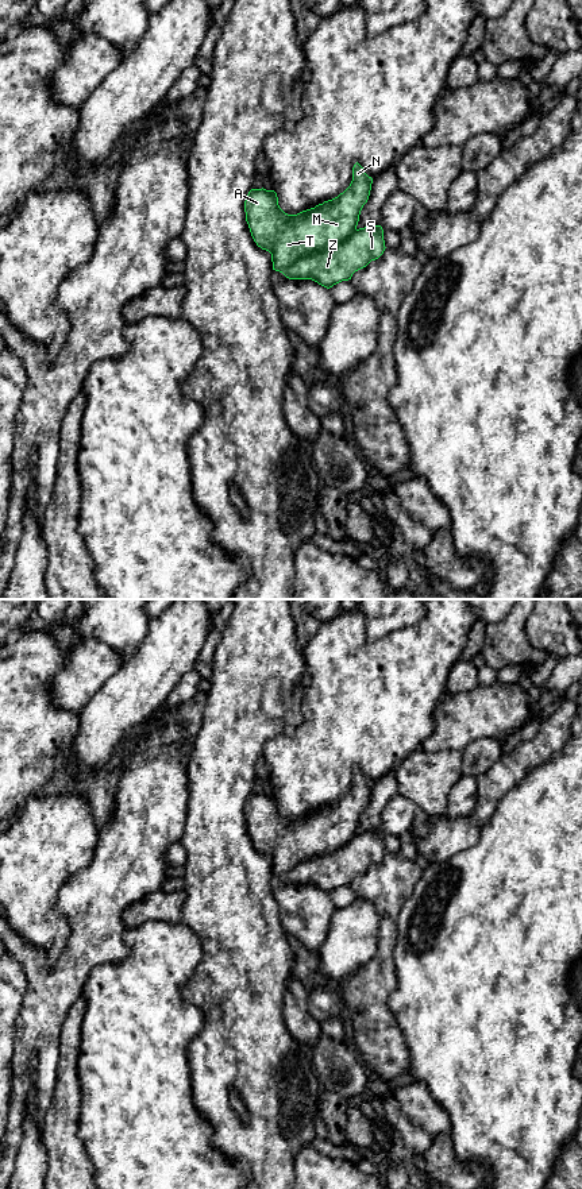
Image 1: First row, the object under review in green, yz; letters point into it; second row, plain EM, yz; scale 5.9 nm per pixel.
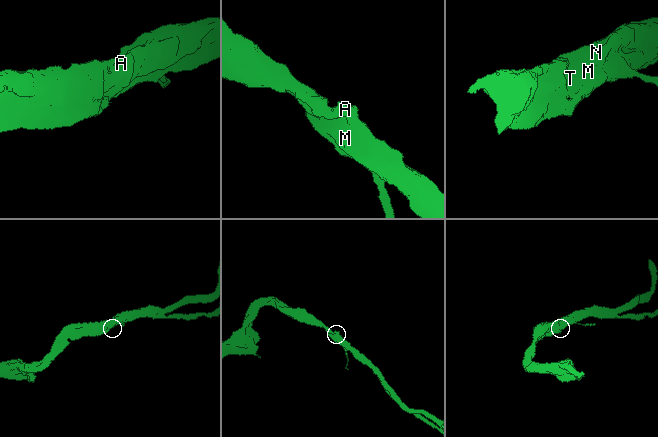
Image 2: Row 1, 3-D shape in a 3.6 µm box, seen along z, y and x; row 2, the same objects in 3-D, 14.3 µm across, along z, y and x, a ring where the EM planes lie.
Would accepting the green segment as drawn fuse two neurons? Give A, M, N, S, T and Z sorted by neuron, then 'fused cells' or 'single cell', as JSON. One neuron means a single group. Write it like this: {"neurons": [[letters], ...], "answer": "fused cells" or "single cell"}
{"neurons": [["A", "M", "N", "S", "T", "Z"]], "answer": "single cell"}

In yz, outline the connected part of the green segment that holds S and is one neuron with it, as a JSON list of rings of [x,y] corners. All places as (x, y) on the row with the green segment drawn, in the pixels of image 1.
[[[356,162],[350,186],[338,197],[297,215],[285,213],[274,190],[251,189],[244,201],[246,221],[258,247],[271,254],[273,270],[289,279],[312,279],[329,289],[378,259],[385,251],[381,225],[356,228],[373,178]]]

